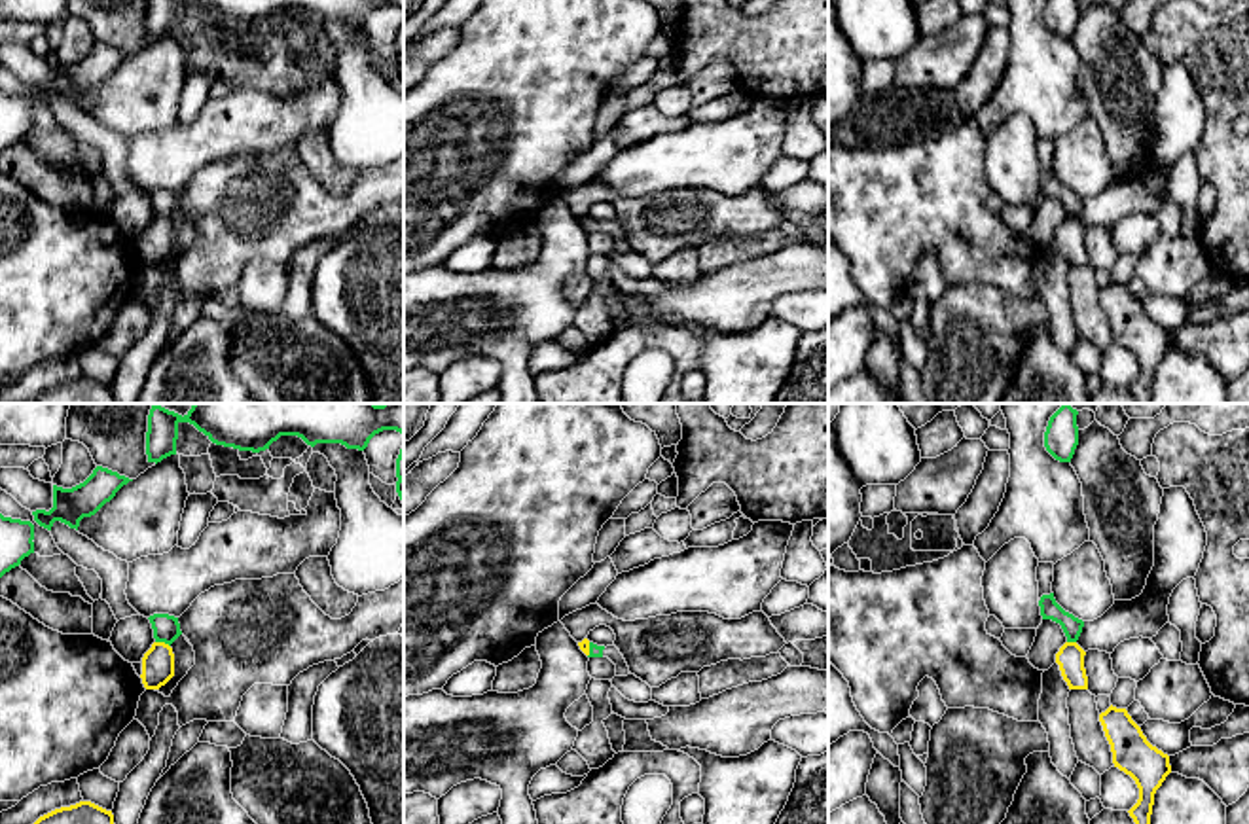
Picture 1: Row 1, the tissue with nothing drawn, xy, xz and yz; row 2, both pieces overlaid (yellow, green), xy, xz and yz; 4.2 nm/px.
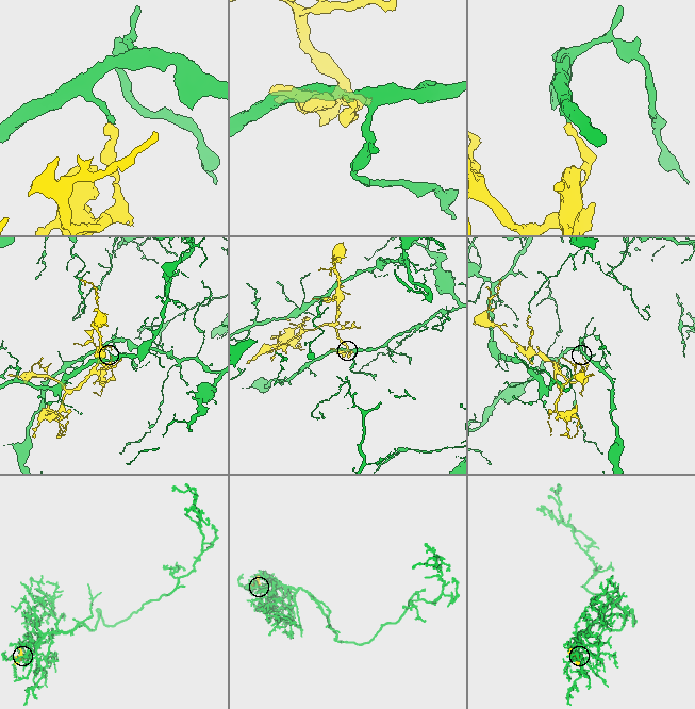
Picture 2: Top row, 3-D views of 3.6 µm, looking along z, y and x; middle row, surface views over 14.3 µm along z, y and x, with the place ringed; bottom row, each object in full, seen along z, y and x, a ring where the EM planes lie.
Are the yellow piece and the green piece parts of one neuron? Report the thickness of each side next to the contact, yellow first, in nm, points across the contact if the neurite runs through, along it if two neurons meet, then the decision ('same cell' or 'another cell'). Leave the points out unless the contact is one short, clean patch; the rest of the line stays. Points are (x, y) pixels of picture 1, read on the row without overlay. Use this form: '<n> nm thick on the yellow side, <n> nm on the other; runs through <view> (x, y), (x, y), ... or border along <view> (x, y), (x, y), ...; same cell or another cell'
140 nm thick on the yellow side, 110 nm on the other; border along xy (156, 216), (163, 216), (169, 222); another cell

